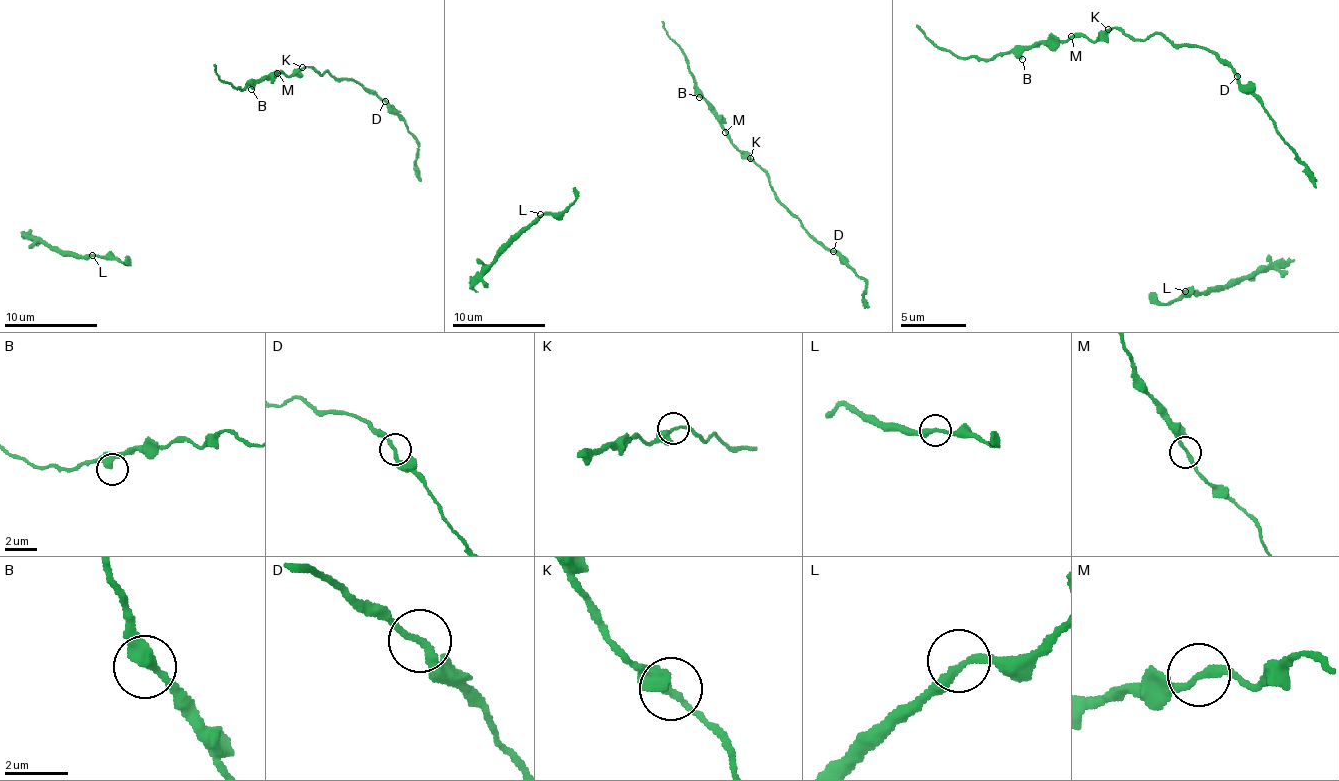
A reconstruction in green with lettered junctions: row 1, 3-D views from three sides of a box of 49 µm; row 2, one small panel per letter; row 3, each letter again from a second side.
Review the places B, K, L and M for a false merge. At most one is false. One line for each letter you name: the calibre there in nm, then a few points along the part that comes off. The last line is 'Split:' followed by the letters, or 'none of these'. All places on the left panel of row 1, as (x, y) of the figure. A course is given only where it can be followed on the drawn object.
Split: none of these

